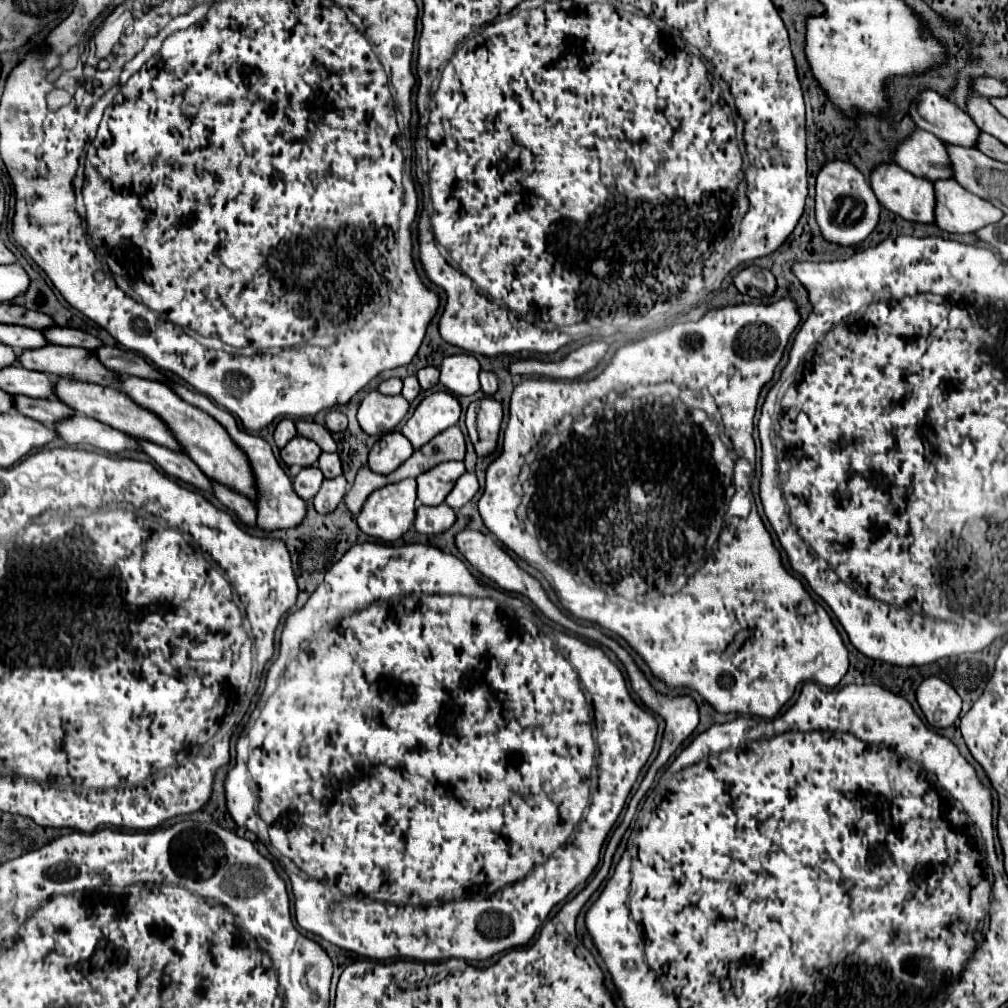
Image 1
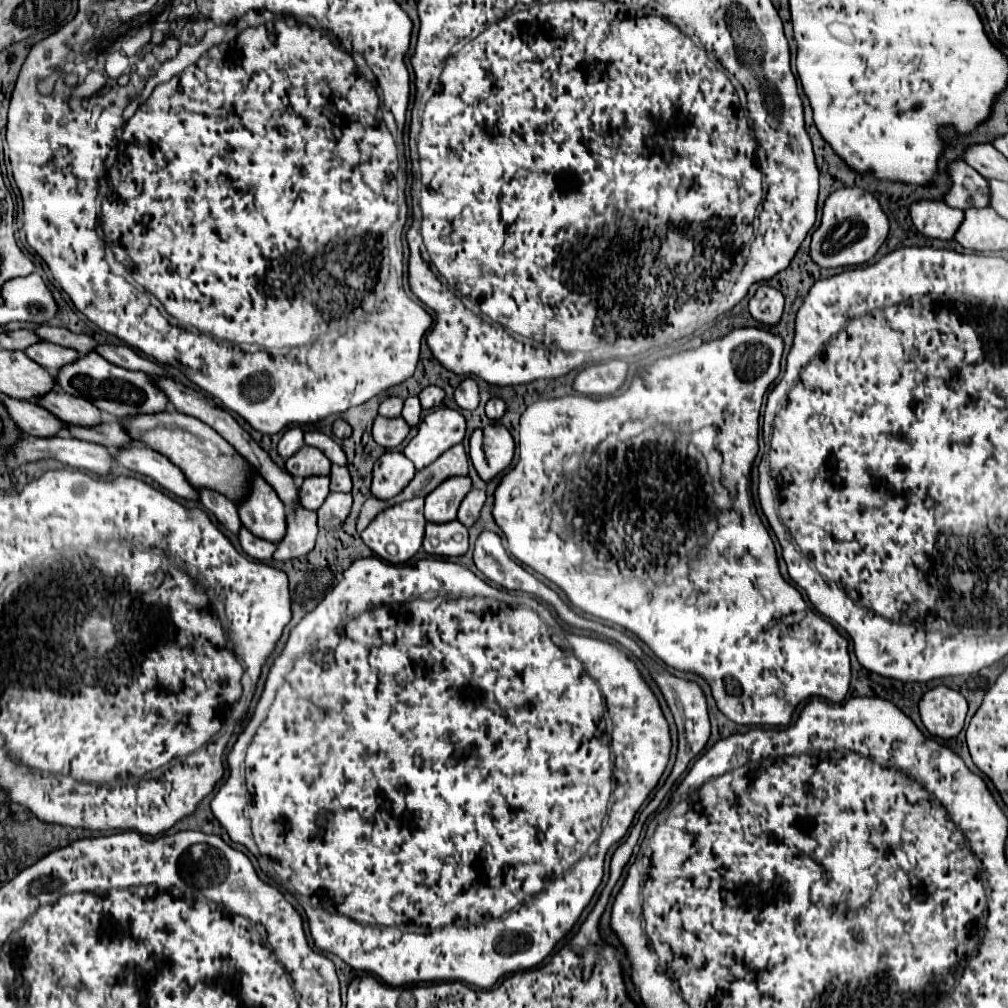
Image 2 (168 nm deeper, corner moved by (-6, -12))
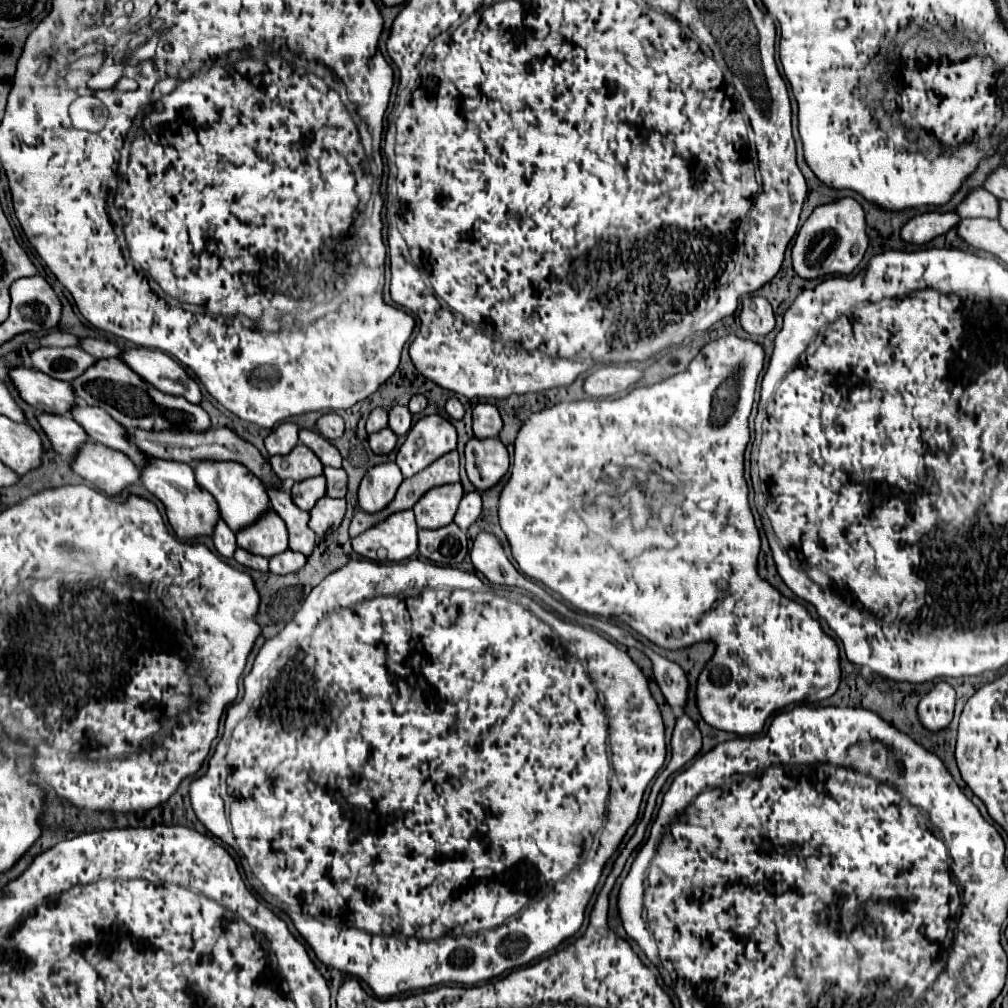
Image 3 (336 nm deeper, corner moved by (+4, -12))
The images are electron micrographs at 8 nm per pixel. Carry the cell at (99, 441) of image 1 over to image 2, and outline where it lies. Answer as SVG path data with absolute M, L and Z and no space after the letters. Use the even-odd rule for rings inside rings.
M141 444L121 448L115 458L121 466L133 472L139 472L143 476L149 476L161 488L173 492L175 496L185 498L185 500L199 500L199 490L185 480L183 472L175 464L171 464L167 456L155 452L153 448L147 448Z

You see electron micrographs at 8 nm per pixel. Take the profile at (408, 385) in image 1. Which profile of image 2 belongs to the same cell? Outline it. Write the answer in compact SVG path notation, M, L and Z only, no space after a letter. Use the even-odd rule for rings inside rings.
M417 396L405 400L405 406L403 406L401 416L405 418L405 422L409 426L417 426L419 424L419 420L421 420L421 404L419 404L419 398Z

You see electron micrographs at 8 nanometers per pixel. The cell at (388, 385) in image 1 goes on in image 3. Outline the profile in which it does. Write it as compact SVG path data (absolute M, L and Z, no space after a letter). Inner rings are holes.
M375 408L369 414L369 420L367 420L367 432L377 432L377 430L381 430L385 426L387 426L387 410Z

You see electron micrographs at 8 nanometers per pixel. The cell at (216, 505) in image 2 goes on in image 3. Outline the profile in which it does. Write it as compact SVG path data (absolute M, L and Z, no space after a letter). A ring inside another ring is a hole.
M221 518L217 520L217 524L213 528L213 542L215 542L217 552L221 556L225 556L225 558L231 558L235 548L237 548L237 544L235 544L235 532Z

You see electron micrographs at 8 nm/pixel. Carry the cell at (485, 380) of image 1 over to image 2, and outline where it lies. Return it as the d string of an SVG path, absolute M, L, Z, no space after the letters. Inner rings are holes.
M491 398L485 406L485 412L489 420L499 420L505 414L505 402L501 398Z

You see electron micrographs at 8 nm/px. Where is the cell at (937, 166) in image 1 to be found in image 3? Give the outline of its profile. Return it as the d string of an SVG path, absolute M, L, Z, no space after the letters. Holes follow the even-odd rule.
M985 188L971 190L957 206L959 218L997 218L997 198Z

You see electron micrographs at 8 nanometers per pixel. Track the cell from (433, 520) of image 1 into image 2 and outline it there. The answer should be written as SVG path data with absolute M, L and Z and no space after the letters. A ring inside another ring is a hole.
M453 520L449 524L429 522L425 528L423 548L427 554L459 558L469 550L467 528L459 520Z

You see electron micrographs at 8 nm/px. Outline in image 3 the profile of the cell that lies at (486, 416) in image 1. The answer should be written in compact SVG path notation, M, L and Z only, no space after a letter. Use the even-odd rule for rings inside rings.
M471 438L467 446L473 452L473 462L465 464L467 474L477 490L487 490L497 484L509 470L509 452L499 438Z

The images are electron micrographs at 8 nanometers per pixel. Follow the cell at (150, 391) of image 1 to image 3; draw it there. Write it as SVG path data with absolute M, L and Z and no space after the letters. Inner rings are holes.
M269 508L257 522L237 532L237 546L267 558L281 554L287 546L285 524L281 524L281 518L277 516L277 512Z

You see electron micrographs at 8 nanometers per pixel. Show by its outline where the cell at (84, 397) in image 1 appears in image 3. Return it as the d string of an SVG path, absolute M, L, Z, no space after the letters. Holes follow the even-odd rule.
M201 460L197 466L193 466L193 472L195 472L197 486L205 488L217 500L219 514L233 532L253 524L253 520L257 520L257 516L261 516L269 508L269 498L265 496L263 482L239 462Z

